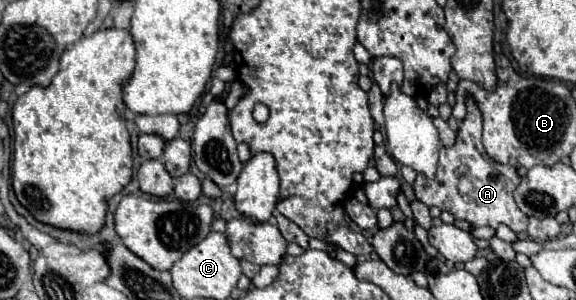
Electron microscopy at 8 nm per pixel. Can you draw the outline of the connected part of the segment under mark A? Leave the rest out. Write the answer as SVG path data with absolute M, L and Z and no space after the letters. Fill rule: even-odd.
M468 96L466 100L468 114L460 122L458 138L452 148L440 146L440 162L438 162L438 174L428 180L428 178L416 178L414 182L414 192L420 202L426 206L438 206L440 210L452 212L458 220L466 220L472 226L490 226L498 228L500 224L510 226L514 232L524 232L528 224L528 216L520 212L520 208L514 202L514 190L520 182L516 168L514 166L504 166L498 162L486 160L474 146L472 132L480 132L480 110L476 106L476 100Z

